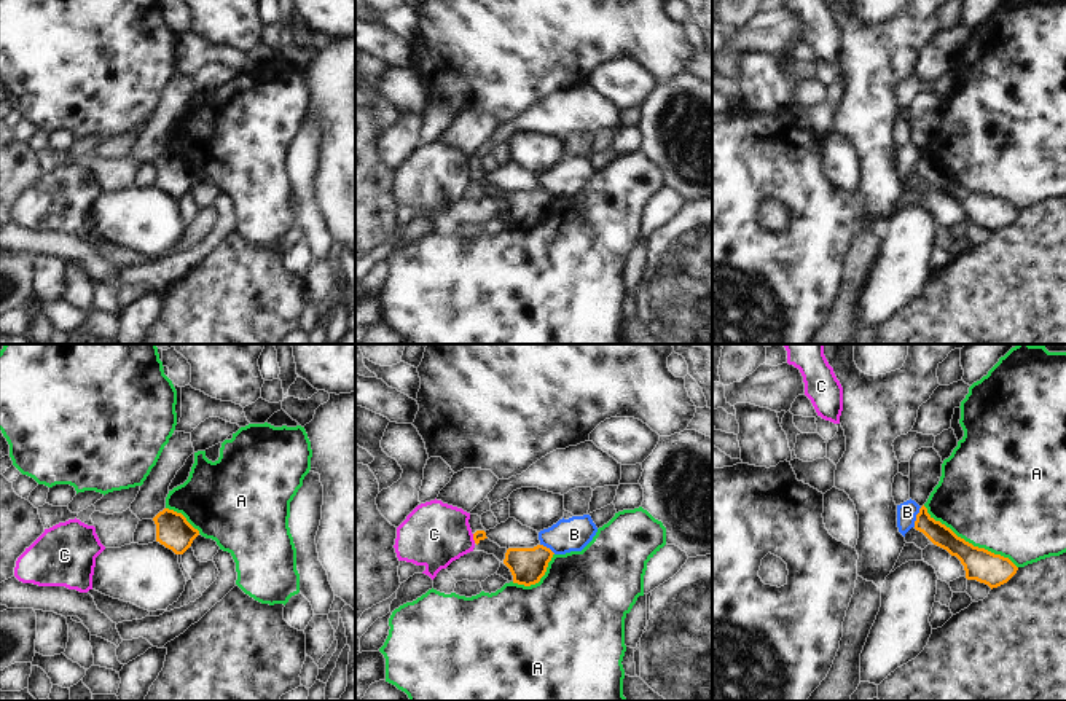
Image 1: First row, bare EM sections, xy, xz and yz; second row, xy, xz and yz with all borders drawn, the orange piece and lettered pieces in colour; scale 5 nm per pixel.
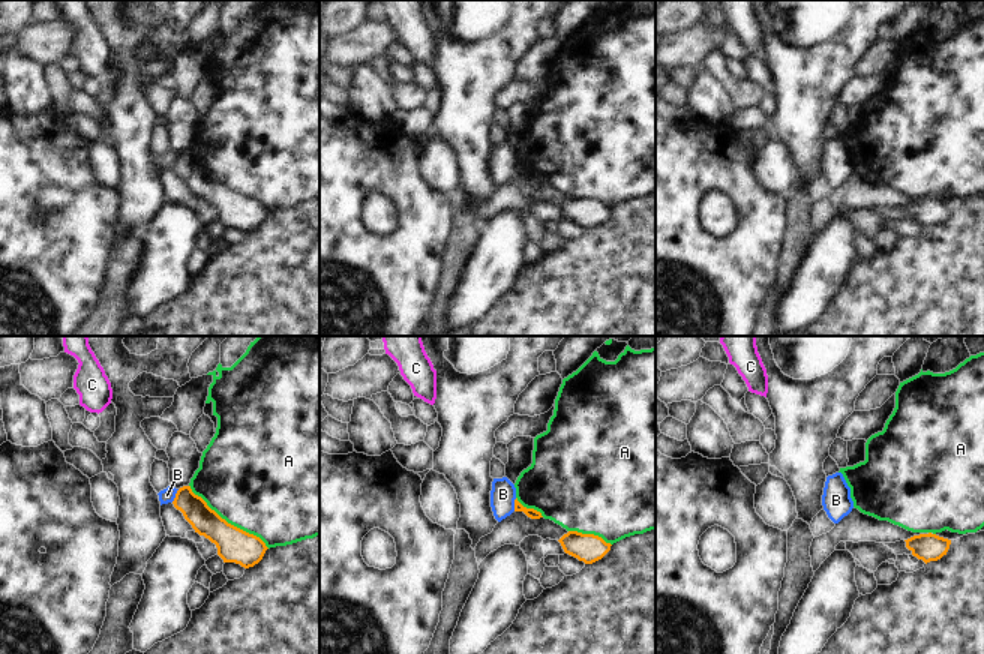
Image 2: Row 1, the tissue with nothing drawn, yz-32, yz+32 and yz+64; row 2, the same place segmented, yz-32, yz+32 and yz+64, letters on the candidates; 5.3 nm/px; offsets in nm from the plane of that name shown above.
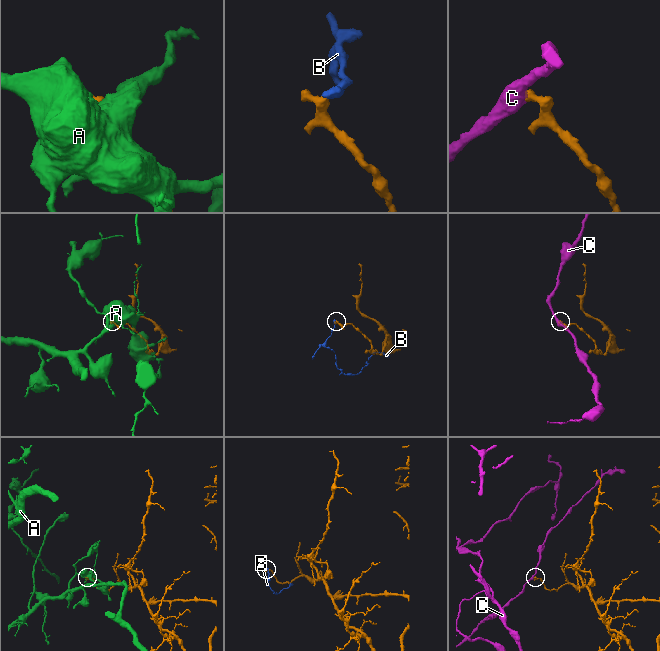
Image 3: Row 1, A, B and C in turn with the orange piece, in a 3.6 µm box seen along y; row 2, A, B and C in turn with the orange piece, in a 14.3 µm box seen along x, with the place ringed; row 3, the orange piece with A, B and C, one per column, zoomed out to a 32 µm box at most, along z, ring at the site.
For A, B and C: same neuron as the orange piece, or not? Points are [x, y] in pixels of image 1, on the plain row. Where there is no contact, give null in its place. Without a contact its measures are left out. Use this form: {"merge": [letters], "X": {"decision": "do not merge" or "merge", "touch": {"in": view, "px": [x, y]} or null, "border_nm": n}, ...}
{"merge": [], "A": {"decision": "do not merge", "touch": {"in": "yz", "px": [968, 185]}, "border_nm": 550}, "B": {"decision": "do not merge", "touch": {"in": "yz", "px": [917, 160]}, "border_nm": 110}, "C": {"decision": "do not merge", "touch": {"in": "xz", "px": [474, 182]}, "border_nm": 50}}

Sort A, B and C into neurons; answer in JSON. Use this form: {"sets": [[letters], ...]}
{"sets": [["A"], ["B"], ["C"]]}

